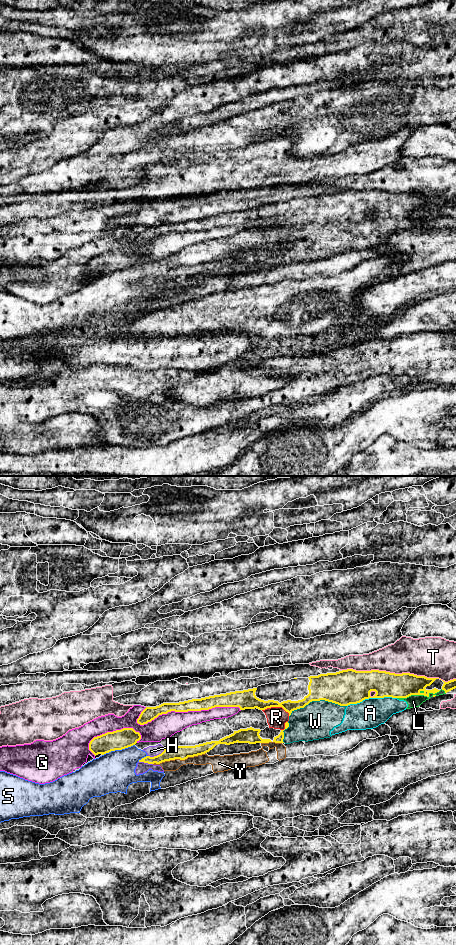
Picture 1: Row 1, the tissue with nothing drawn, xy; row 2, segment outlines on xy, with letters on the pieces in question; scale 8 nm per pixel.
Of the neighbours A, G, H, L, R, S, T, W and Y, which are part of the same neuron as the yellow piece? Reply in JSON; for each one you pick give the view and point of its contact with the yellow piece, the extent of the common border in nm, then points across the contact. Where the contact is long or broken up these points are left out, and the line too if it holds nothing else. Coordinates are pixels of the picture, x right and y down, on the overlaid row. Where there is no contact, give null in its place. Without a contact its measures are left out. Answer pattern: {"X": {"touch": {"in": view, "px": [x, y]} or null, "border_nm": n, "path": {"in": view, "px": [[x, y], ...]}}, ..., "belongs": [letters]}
{"A": {"touch": {"in": "xy", "px": [371, 697]}, "border_nm": 400}, "L": {"touch": {"in": "xy", "px": [421, 694]}, "border_nm": 400}, "W": {"touch": {"in": "xy", "px": [317, 700]}, "border_nm": 480}, "belongs": ["A", "L", "W"]}

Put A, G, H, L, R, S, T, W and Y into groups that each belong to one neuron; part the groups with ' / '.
A L W / G / H R S Y / T

